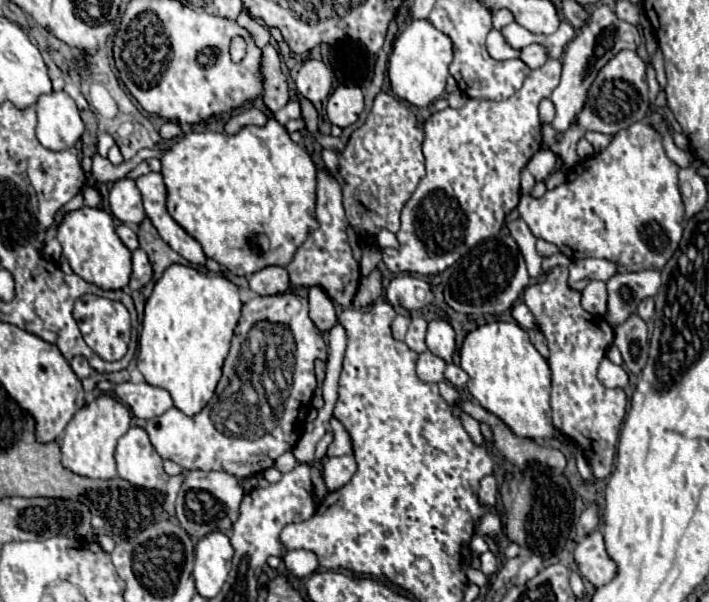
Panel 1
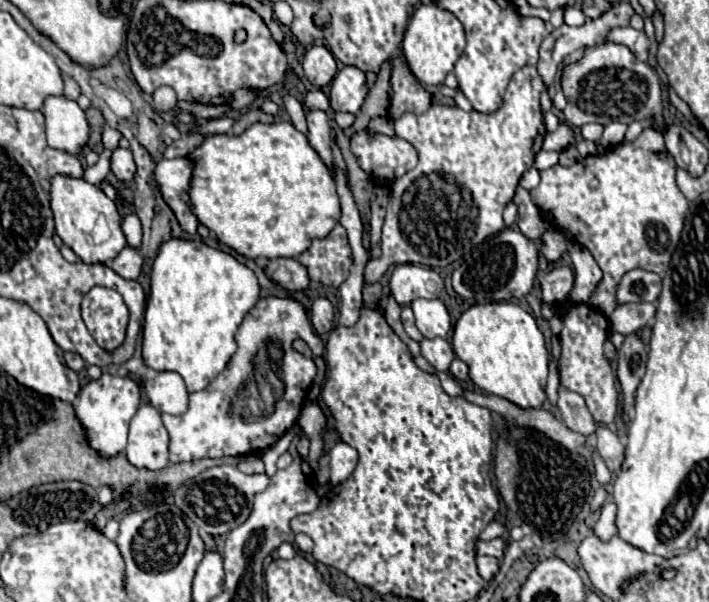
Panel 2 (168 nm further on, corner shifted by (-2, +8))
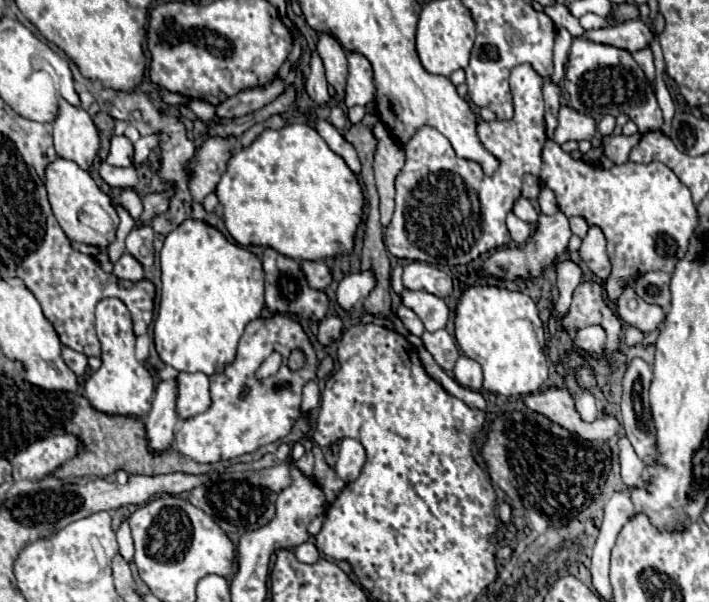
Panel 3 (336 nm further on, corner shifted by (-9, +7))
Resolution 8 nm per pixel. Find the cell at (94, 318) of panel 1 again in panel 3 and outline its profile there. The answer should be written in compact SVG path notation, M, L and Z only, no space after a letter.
M119 299L99 301L97 309L95 309L95 327L97 327L97 337L99 337L101 349L103 349L103 353L101 353L103 365L99 371L95 371L87 379L85 397L89 399L93 409L103 411L107 415L143 419L151 409L155 385L153 385L153 377L149 375L149 371L133 355L135 335L133 335L129 309Z

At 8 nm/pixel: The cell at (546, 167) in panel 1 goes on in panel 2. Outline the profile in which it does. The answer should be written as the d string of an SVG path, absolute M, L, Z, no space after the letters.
M560 122L560 126L554 130L554 132L548 132L546 134L546 142L542 144L544 150L556 150L556 152L562 152L566 146L570 146L574 142L574 130L570 124L566 122Z

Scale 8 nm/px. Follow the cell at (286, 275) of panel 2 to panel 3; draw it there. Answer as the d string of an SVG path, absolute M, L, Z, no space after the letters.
M301 261L301 271L311 289L325 289L333 281L331 269L323 261Z

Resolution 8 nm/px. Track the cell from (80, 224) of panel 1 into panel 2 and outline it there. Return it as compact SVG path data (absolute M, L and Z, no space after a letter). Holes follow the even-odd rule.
M56 174L50 180L50 206L54 212L56 222L56 234L62 238L66 246L70 246L76 256L82 258L86 264L104 264L108 260L114 260L118 252L126 246L126 238L120 230L120 214L116 204L102 192L98 184L90 184L84 178L72 178L64 174ZM104 216L106 234L98 236L98 220Z

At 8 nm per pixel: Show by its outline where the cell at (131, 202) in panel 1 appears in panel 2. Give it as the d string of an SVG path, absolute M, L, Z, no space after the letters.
M126 148L112 150L110 156L110 170L116 174L118 180L132 180L136 174L136 166L132 160L132 152Z

